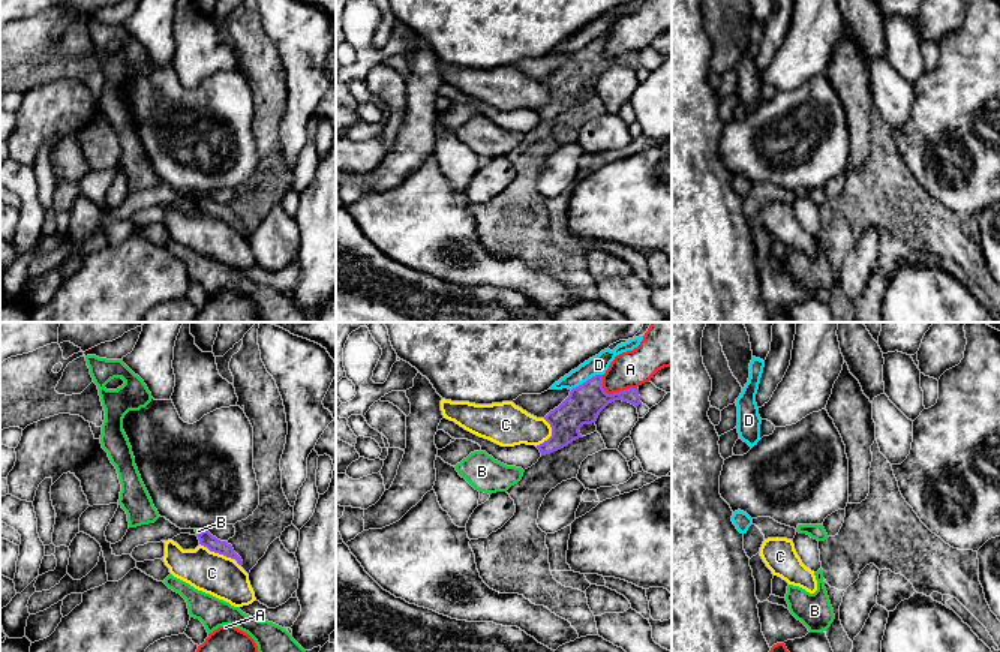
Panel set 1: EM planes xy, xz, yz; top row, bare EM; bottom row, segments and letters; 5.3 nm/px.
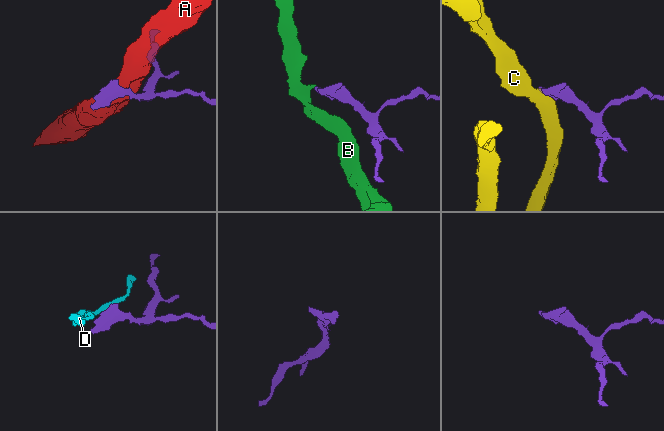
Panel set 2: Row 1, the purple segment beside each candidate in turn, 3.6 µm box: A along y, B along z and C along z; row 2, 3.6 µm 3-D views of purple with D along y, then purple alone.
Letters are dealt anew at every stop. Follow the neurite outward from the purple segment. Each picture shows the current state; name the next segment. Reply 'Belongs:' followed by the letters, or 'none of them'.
Belongs: none of them

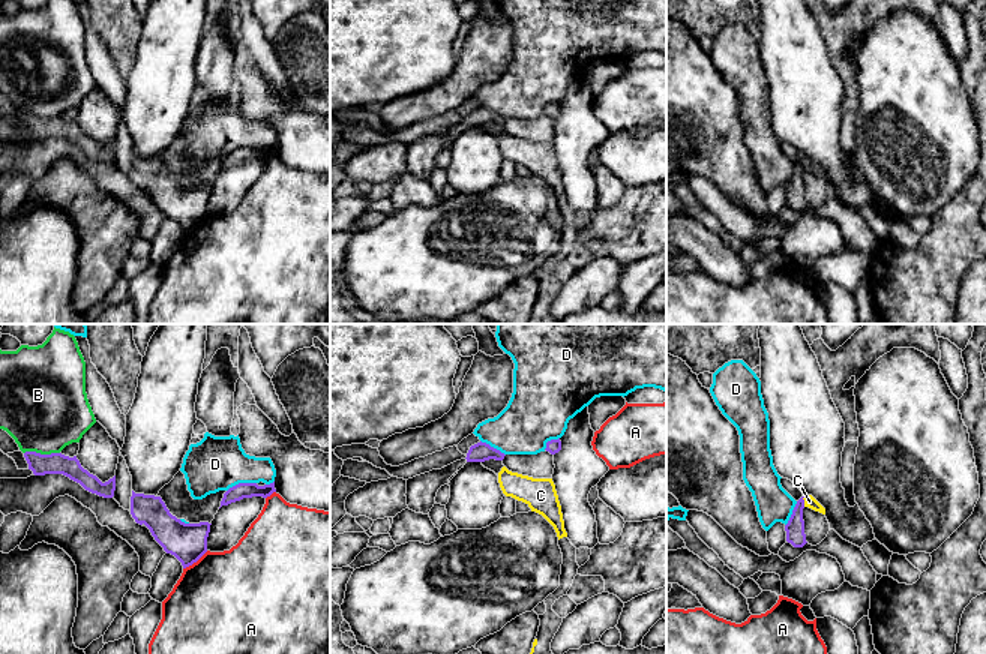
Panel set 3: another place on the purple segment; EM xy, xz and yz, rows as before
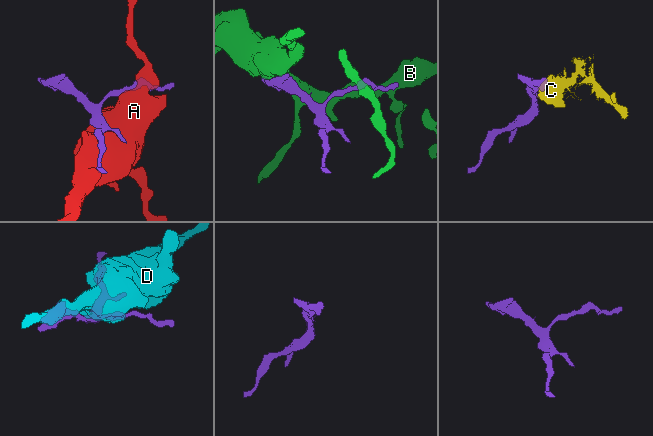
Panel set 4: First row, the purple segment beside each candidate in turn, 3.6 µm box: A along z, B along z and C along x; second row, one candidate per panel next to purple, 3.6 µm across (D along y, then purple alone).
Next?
Belongs: C

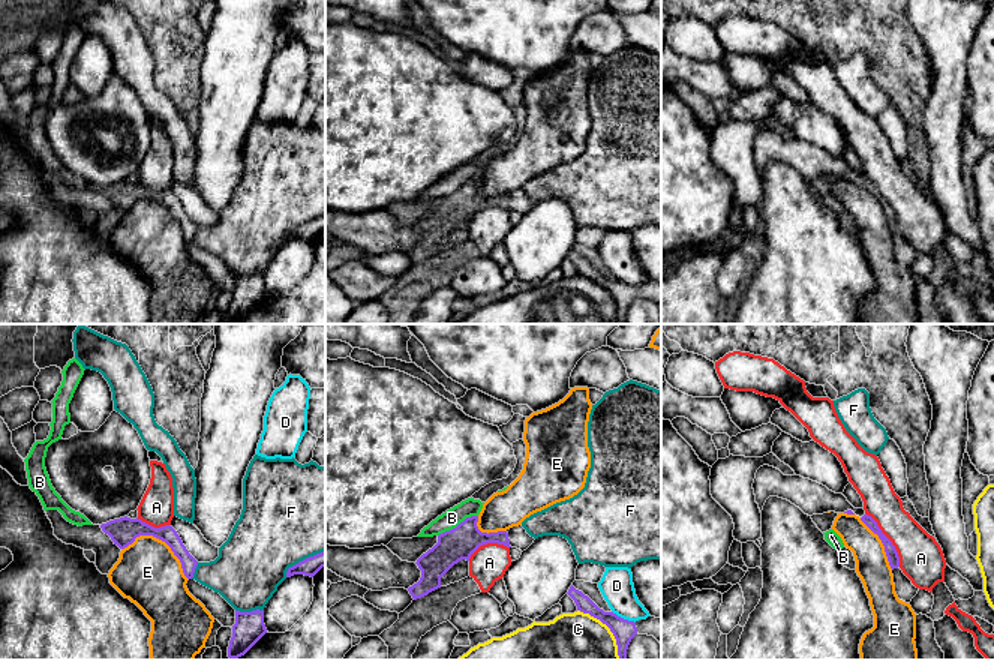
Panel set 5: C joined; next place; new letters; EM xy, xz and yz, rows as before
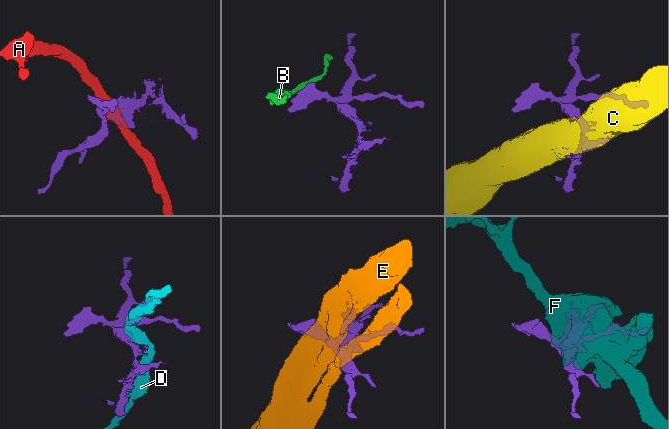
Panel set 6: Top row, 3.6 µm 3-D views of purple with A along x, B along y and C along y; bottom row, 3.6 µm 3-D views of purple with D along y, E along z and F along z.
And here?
Belongs: A

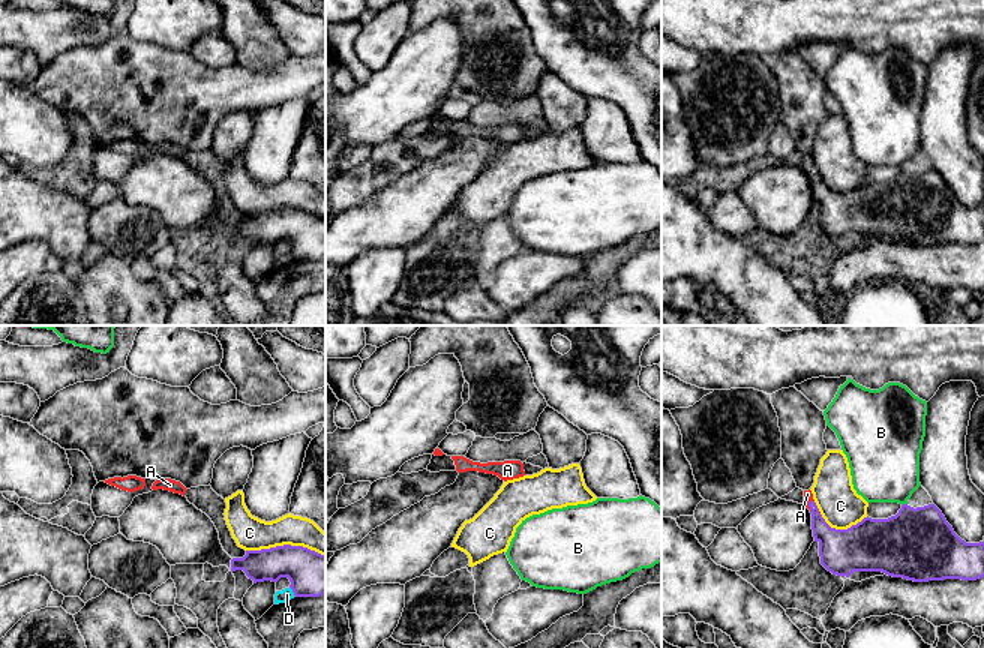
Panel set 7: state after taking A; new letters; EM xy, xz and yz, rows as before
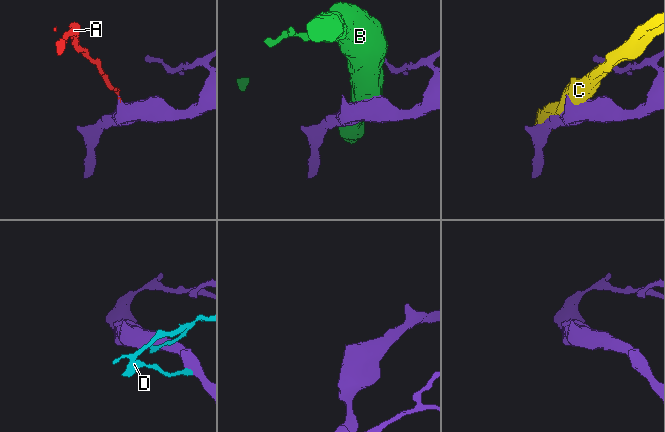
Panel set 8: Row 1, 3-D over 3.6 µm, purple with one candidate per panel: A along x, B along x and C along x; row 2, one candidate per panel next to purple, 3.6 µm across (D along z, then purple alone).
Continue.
Belongs: A

